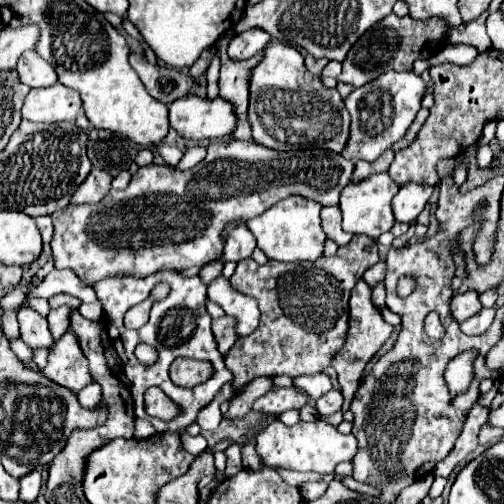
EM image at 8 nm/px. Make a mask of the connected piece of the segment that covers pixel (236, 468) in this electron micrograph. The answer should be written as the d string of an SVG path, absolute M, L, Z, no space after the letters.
M234 444L226 450L226 469L225 474L227 477L234 476L242 470L242 452L240 452L240 444Z

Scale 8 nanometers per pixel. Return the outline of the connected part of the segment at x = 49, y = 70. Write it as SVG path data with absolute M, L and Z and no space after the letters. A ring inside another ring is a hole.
M36 52L22 54L16 70L20 74L20 80L30 88L46 88L58 82L54 68Z

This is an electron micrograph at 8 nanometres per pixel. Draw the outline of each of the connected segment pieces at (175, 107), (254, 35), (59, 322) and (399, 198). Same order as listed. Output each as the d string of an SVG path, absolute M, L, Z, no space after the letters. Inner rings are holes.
M186 94L170 104L170 126L182 136L190 140L220 140L230 138L238 126L238 116L234 112L234 106L224 100L222 96L210 98L198 98L196 94Z
M246 30L242 34L236 34L228 44L228 56L230 60L248 60L256 52L260 52L266 46L266 32L264 30Z
M56 308L56 310L50 310L48 314L48 324L50 324L50 330L52 330L52 336L56 340L60 340L64 336L64 332L68 330L68 314L72 310L68 308Z
M404 184L392 198L392 212L398 222L414 222L424 210L428 198L432 196L432 186L424 184Z

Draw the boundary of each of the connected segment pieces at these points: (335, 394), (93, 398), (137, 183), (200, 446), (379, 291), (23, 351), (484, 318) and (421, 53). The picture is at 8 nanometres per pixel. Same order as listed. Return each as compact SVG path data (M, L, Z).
M330 390L326 396L318 398L318 402L316 402L318 414L322 416L322 414L334 414L334 412L338 412L342 408L342 402L344 402L342 392L340 390Z
M94 382L94 386L86 386L78 394L78 402L82 408L94 408L100 402L100 386Z
M220 140L208 146L208 154L190 170L176 170L170 166L148 164L140 168L126 190L110 190L98 204L66 206L52 214L54 220L54 238L52 238L52 258L56 268L70 268L76 276L88 284L106 278L108 274L132 272L136 276L152 274L164 266L176 266L186 270L190 266L206 266L208 262L222 258L224 238L222 230L228 222L242 222L260 216L272 204L288 196L304 196L316 200L322 206L336 206L342 188L350 182L354 164L332 154L328 150L302 150L296 152L278 152L256 142L230 142Z
M182 434L182 446L184 446L184 450L188 450L190 454L198 456L208 447L208 443L200 434L197 436Z
M378 282L376 286L372 286L372 302L378 310L384 310L386 304L384 304L384 294L386 294L386 288L382 282Z
M18 338L18 340L12 340L12 342L10 342L10 348L12 348L12 352L14 352L24 364L30 364L30 362L32 362L34 350L28 348L24 342L20 342L20 338Z
M494 308L480 310L480 314L468 318L466 322L462 322L462 324L460 324L460 330L462 330L464 334L468 334L468 336L484 334L484 332L490 328L490 324L494 322L494 312L496 312Z
M396 14L386 16L384 20L376 22L370 30L366 30L358 42L348 52L346 60L342 62L342 74L338 80L348 82L352 86L362 86L372 78L378 78L382 72L388 70L412 70L412 62L418 58L429 58L441 49L442 37L448 27L442 18L432 18L428 22L416 22L410 16L398 18Z

